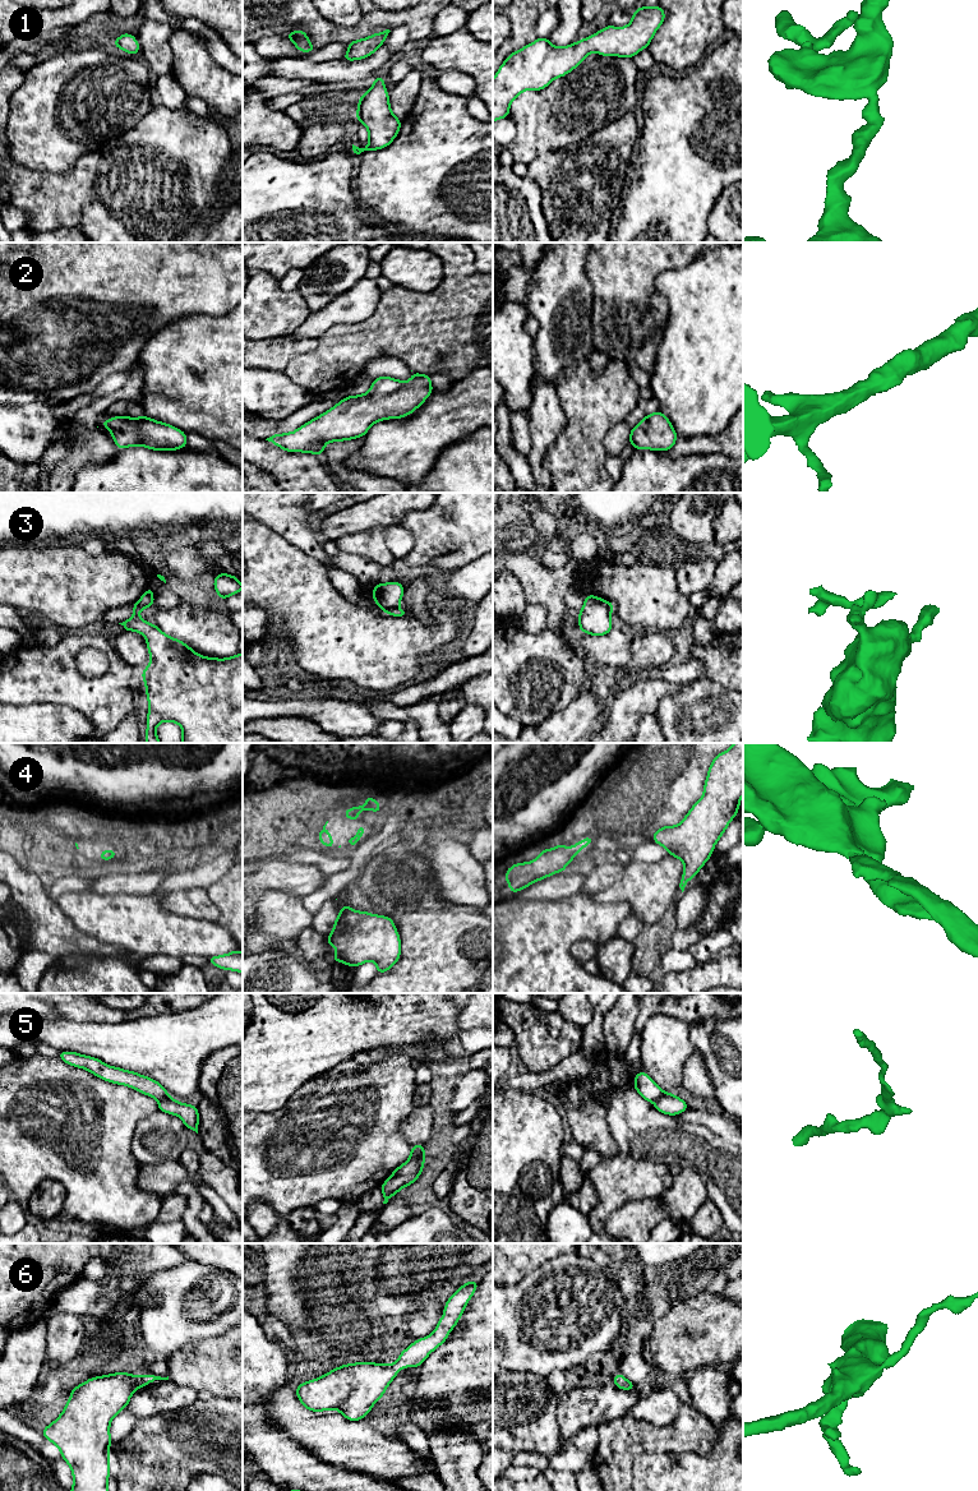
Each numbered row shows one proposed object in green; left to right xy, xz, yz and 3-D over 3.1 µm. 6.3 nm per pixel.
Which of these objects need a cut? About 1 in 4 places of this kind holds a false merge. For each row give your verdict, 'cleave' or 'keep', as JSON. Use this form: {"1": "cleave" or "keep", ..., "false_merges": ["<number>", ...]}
{"1": "keep", "2": "keep", "3": "cleave", "4": "keep", "5": "cleave", "6": "keep", "false_merges": ["3", "5"]}

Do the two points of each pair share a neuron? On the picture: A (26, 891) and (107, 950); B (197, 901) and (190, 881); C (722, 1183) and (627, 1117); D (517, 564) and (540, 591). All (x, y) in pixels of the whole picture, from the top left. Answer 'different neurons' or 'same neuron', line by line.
A: same neuron
B: different neurons
C: same neuron
D: same neuron

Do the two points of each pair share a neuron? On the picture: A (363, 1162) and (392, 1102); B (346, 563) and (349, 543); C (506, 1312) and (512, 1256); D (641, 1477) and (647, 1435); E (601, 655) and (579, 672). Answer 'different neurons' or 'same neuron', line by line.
A: same neuron
B: different neurons
C: different neurons
D: different neurons
E: different neurons

